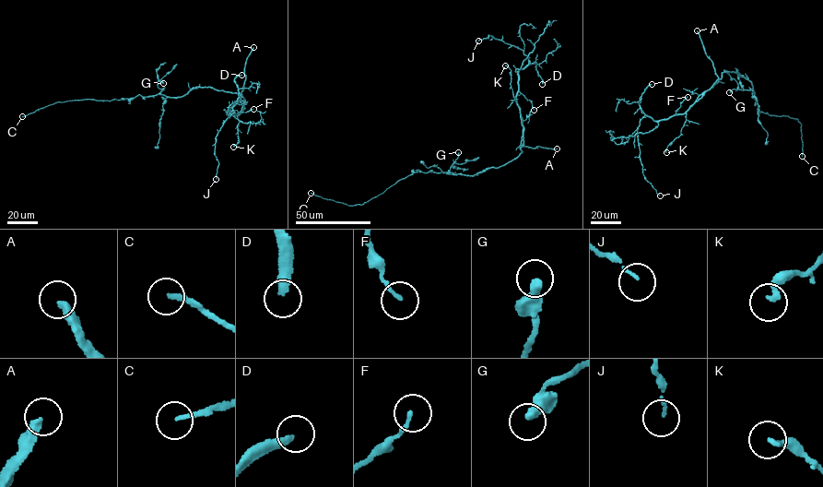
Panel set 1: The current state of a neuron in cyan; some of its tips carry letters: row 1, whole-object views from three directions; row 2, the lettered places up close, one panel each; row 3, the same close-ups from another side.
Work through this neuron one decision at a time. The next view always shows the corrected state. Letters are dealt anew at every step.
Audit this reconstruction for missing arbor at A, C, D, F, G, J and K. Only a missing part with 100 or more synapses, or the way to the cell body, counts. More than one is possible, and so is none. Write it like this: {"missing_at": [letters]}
{"missing_at": ["A", "C", "D"]}

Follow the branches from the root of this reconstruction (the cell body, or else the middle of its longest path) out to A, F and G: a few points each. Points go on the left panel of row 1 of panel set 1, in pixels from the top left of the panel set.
A: (217, 89), (236, 92), (241, 100), (245, 78), (245, 61), (253, 47)
F: (217, 89), (239, 94), (244, 108), (234, 115), (253, 109)
G: (217, 89), (198, 88), (182, 96), (168, 98), (159, 93), (161, 90), (157, 86), (161, 81), (163, 83)

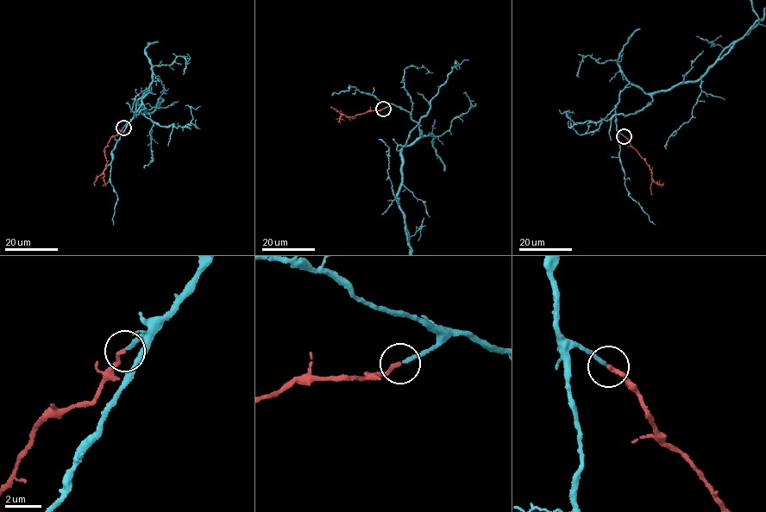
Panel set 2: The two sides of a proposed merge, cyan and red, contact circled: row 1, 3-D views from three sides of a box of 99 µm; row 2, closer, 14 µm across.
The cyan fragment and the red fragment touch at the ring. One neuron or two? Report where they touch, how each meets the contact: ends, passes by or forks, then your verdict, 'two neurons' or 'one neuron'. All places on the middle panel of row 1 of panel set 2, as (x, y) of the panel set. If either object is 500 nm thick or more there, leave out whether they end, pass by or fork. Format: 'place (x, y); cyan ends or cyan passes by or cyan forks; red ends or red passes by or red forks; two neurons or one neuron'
place (383, 109); cyan ends; red ends; one neuron

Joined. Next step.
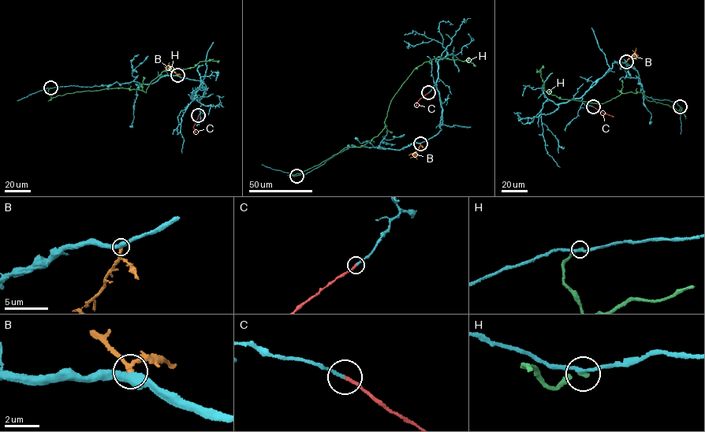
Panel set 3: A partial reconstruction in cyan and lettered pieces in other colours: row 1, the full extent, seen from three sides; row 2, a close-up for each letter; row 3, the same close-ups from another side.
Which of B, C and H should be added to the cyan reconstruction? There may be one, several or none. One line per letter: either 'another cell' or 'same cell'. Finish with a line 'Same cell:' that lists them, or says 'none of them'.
B: another cell
C: same cell
H: another cell
Same cell: C

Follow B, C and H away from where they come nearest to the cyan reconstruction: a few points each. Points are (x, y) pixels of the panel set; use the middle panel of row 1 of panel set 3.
B: (420, 143), (416, 154), (411, 154)
C: (428, 93), (414, 106)
H: (296, 176), (292, 174), (378, 136), (393, 96), (423, 62), (440, 57), (468, 60), (475, 66)

